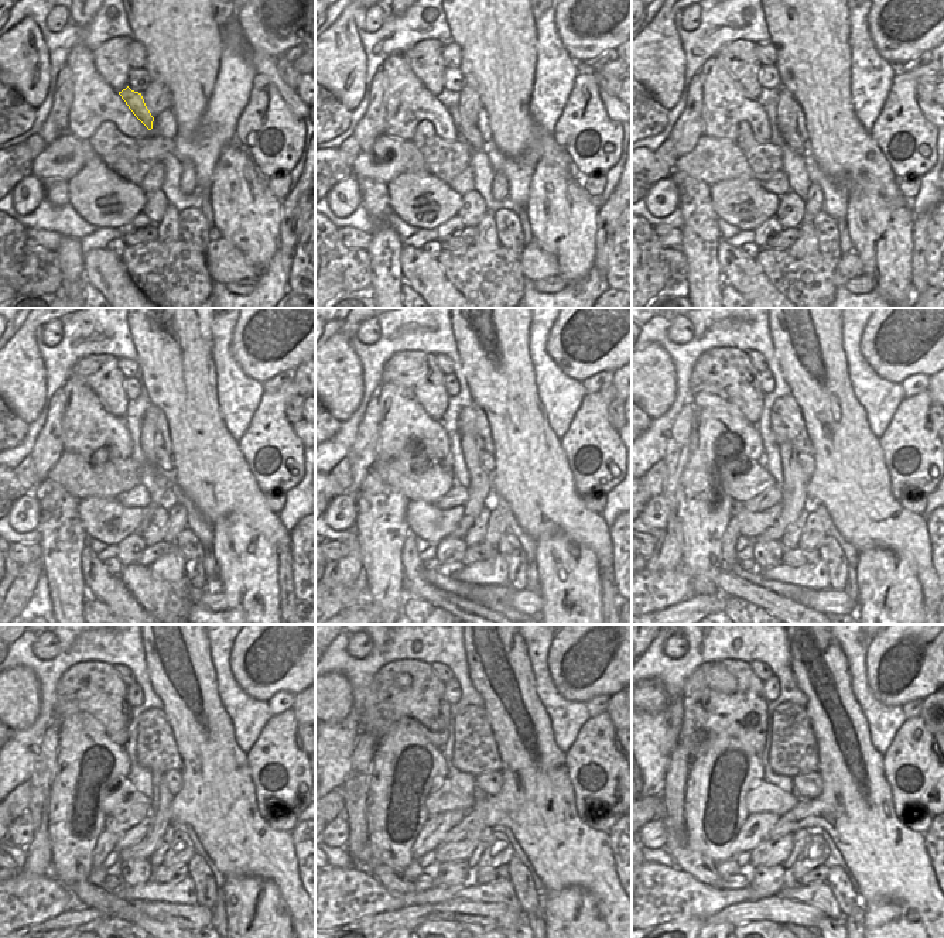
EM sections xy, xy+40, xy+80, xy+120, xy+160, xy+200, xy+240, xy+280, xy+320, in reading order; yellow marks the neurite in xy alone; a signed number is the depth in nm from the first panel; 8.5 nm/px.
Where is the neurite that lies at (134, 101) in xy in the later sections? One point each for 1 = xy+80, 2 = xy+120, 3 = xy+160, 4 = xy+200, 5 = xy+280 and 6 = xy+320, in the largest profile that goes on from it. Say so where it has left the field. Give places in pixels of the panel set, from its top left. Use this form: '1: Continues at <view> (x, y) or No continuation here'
1: Continues at xy+80 (792, 139)
2: Continues at xy+120 (164, 461)
3: Continues at xy+160 (486, 459)
4: Continues at xy+200 (806, 461)
5: Continues at xy+280 (489, 783)
6: Continues at xy+320 (807, 786).

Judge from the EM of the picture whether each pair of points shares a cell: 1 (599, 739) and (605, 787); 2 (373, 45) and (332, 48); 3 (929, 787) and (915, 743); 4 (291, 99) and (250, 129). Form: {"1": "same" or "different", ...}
{"1": "same", "2": "different", "3": "same", "4": "different"}

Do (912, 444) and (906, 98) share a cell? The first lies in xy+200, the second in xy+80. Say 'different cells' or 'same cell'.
same cell

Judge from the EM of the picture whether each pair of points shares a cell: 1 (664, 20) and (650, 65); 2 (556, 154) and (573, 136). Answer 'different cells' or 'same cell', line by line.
1: same cell
2: different cells

